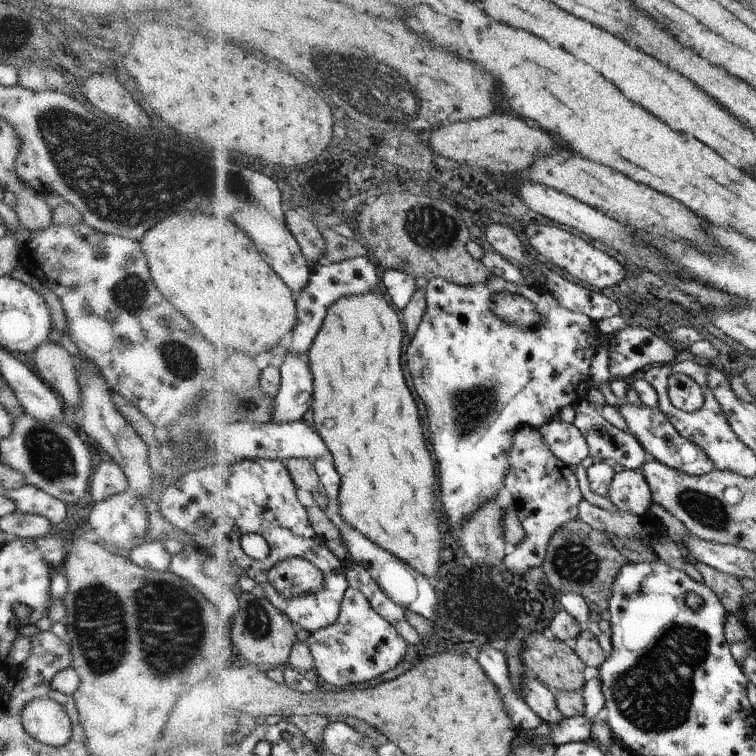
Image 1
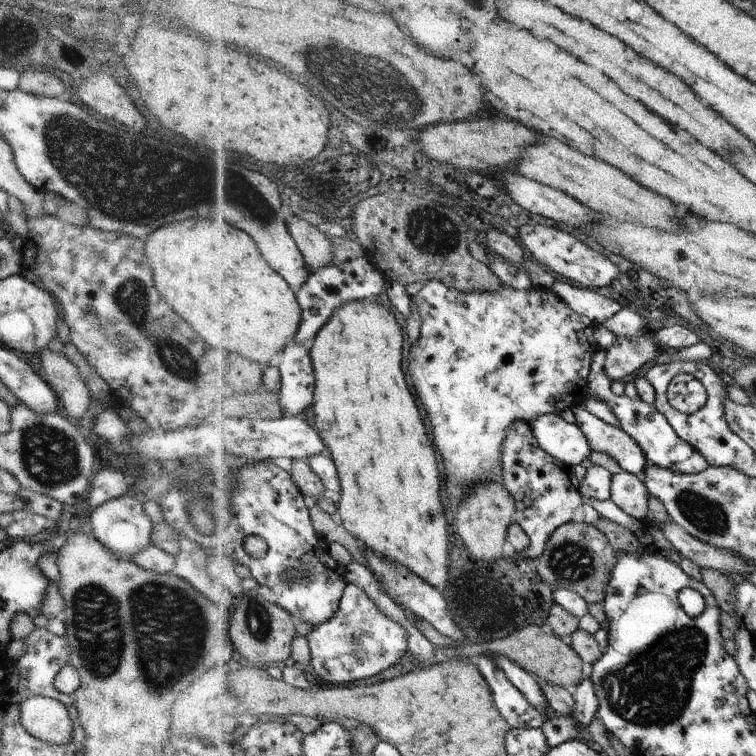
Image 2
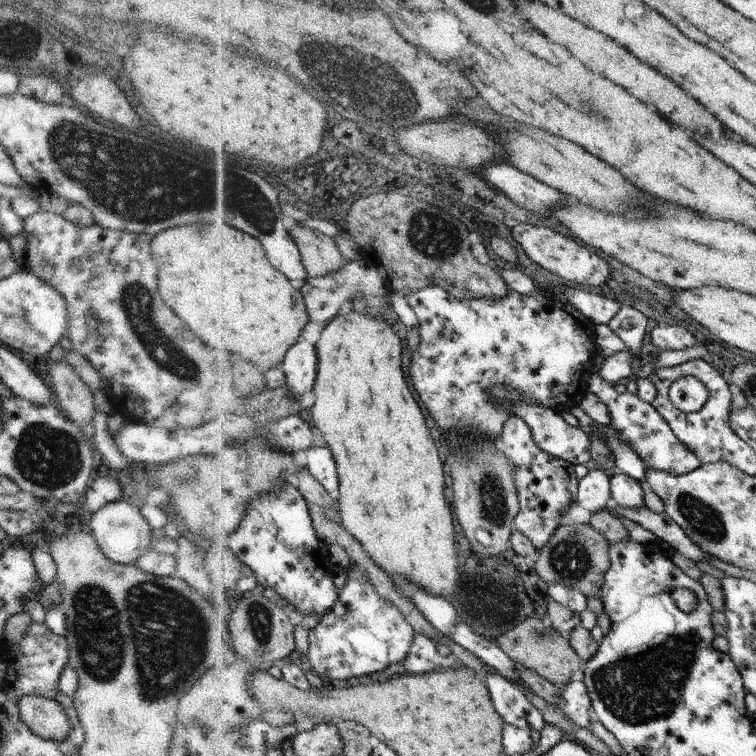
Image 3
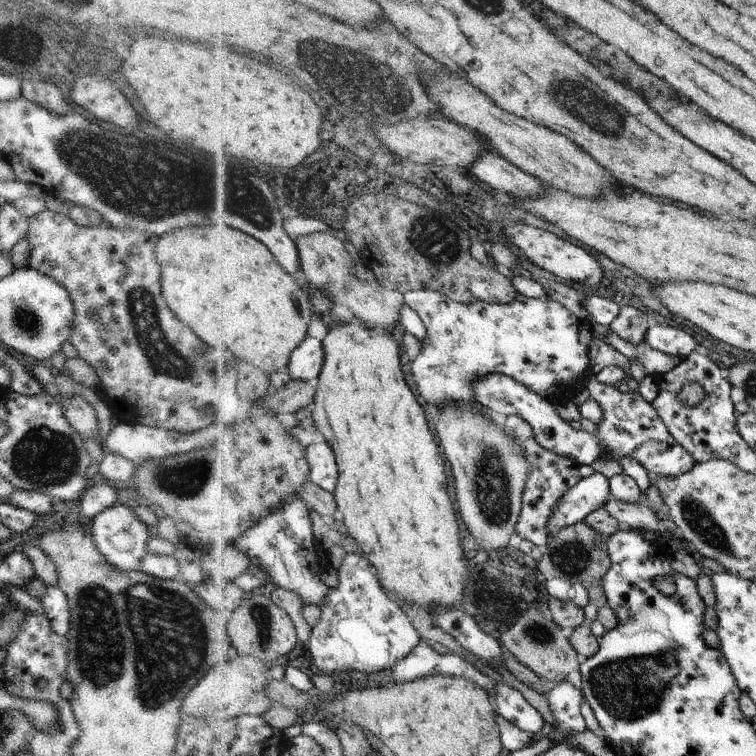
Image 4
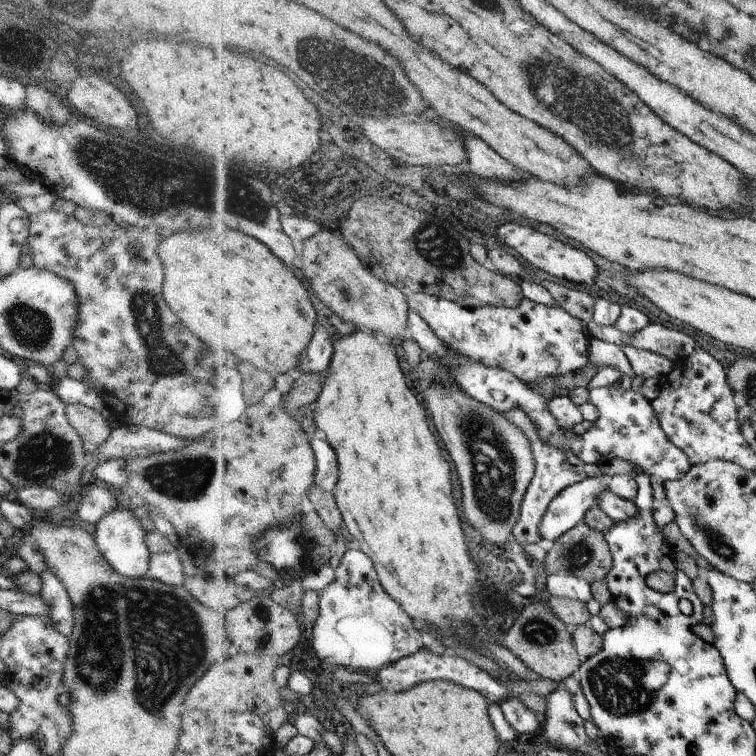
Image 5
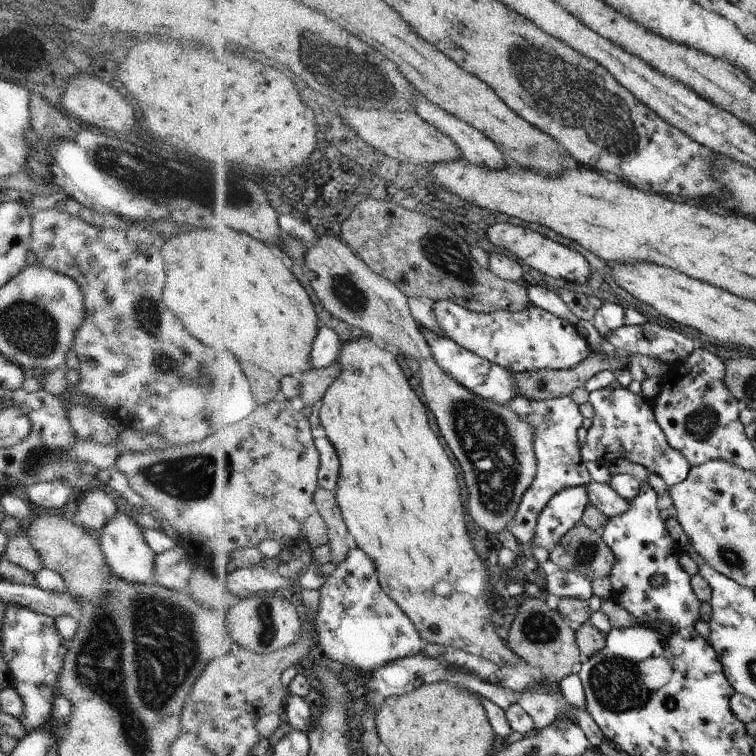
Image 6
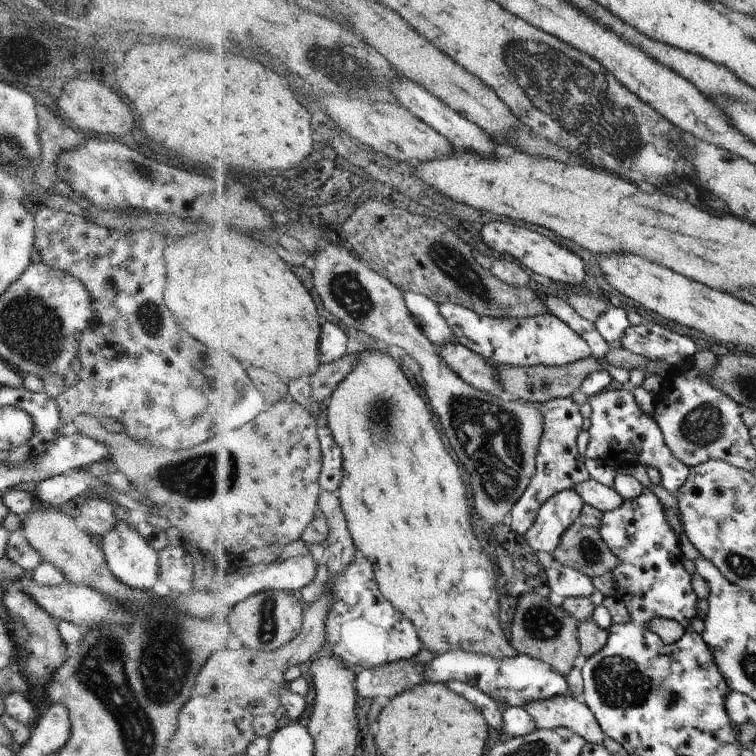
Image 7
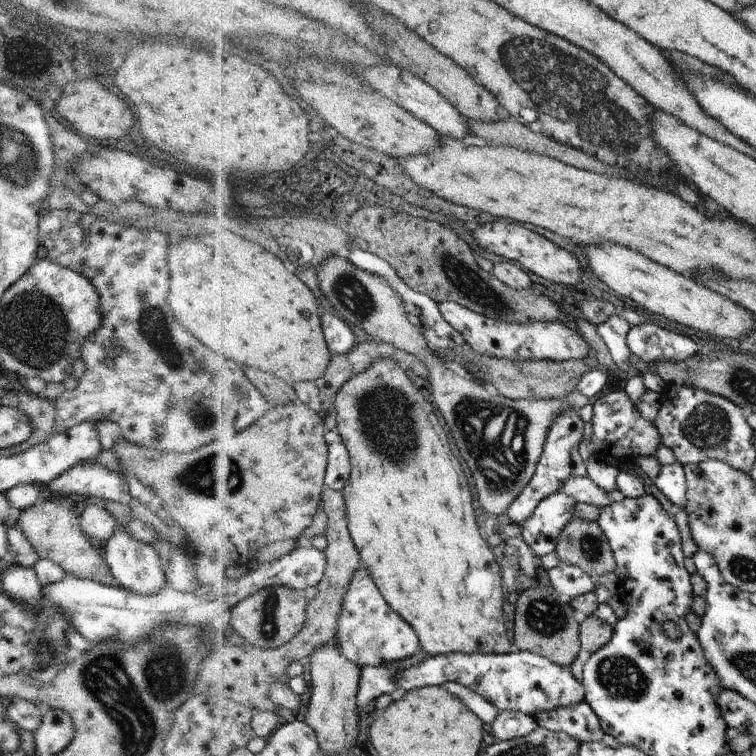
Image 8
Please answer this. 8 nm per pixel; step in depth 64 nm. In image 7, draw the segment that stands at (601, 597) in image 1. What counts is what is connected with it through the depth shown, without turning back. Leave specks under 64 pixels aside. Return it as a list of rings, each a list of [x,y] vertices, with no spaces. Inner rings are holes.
[[[579,522],[564,532],[552,556],[560,564],[575,568],[588,578],[613,572],[618,566],[618,557],[611,551],[599,529]]]

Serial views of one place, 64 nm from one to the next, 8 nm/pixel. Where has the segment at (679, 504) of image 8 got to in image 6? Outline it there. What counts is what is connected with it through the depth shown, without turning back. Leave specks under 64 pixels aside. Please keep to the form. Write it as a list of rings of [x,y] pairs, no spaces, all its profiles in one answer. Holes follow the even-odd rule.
[[[624,387],[594,390],[588,400],[594,408],[594,418],[587,430],[585,444],[578,444],[584,462],[594,462],[603,456],[617,461],[627,458],[632,463],[642,464],[648,473],[658,474],[668,488],[687,479],[691,466],[682,452],[668,444],[663,429],[655,419],[651,401]]]

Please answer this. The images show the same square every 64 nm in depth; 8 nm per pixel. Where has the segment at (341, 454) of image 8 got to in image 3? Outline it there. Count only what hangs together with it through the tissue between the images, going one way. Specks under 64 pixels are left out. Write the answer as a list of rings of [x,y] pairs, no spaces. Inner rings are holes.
[[[326,444],[324,447],[312,448],[304,456],[314,476],[328,488],[331,494],[338,498],[341,494],[341,482],[338,464],[334,458],[334,452]]]

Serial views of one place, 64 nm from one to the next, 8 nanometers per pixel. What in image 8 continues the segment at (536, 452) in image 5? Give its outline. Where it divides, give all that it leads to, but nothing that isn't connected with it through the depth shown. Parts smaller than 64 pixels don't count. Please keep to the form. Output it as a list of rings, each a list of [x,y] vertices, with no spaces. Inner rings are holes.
[[[568,408],[564,410],[556,420],[554,424],[550,426],[548,430],[548,436],[546,436],[546,444],[544,444],[544,450],[540,454],[538,464],[532,474],[532,478],[528,485],[520,492],[516,497],[516,500],[508,506],[507,515],[510,520],[522,528],[522,524],[532,516],[534,509],[544,498],[565,489],[574,476],[586,477],[587,468],[585,462],[582,460],[582,456],[578,452],[578,444],[582,440],[582,433],[584,432],[585,422],[580,418],[579,410],[576,408]]]

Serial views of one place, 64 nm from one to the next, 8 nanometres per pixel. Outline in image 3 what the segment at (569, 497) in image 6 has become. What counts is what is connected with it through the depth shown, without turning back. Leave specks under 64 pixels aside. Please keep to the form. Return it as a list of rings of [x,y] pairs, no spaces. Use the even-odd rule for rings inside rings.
[[[596,467],[580,480],[574,507],[582,507],[590,514],[603,511],[611,504],[610,477],[604,469]]]

